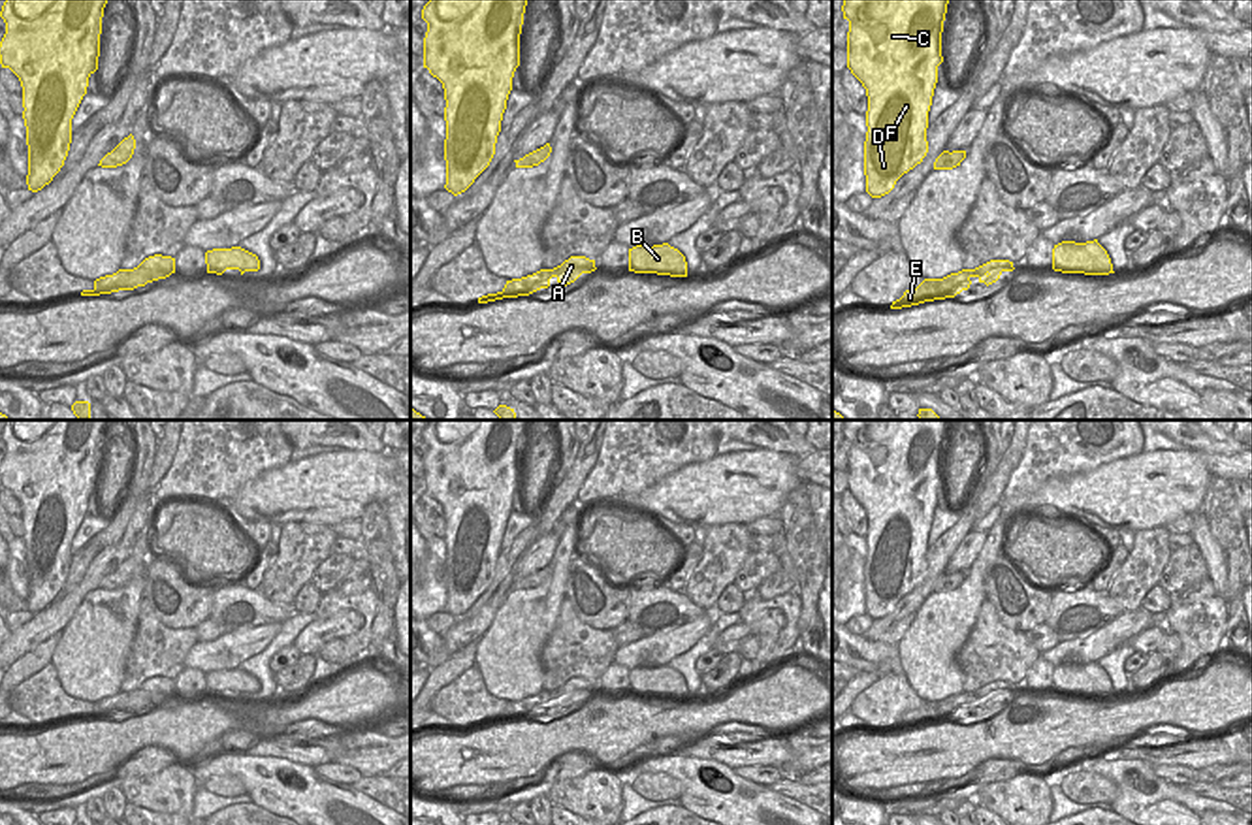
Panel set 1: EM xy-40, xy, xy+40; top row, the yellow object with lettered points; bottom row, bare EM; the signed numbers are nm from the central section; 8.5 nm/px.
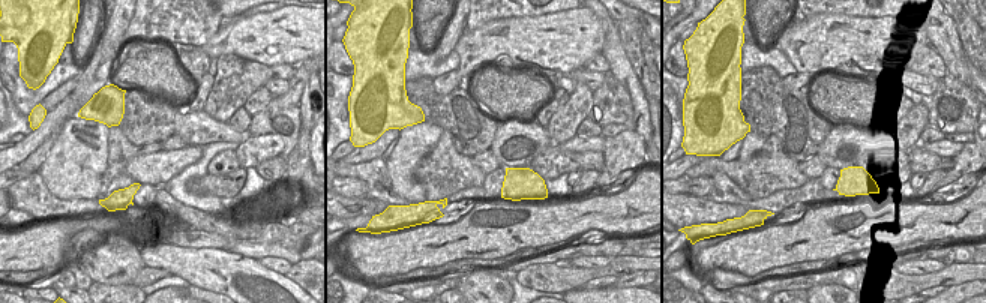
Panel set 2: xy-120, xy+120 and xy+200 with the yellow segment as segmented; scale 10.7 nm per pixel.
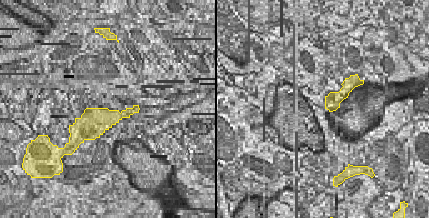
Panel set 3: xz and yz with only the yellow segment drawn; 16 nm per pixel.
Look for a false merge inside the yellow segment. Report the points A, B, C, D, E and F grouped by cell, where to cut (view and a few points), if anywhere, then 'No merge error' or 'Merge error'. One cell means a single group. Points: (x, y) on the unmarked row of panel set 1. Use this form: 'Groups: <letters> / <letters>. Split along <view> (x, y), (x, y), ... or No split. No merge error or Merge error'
Groups: A B C D E F. No split. No merge error.

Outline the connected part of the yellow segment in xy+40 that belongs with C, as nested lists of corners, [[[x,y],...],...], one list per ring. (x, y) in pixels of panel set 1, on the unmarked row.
[[[845,420],[842,433],[849,443],[847,490],[868,518],[864,597],[872,620],[889,616],[896,603],[928,574],[926,550],[938,488],[947,420]]]

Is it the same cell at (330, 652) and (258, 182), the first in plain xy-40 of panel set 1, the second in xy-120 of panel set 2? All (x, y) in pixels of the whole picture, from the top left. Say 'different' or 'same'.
different

